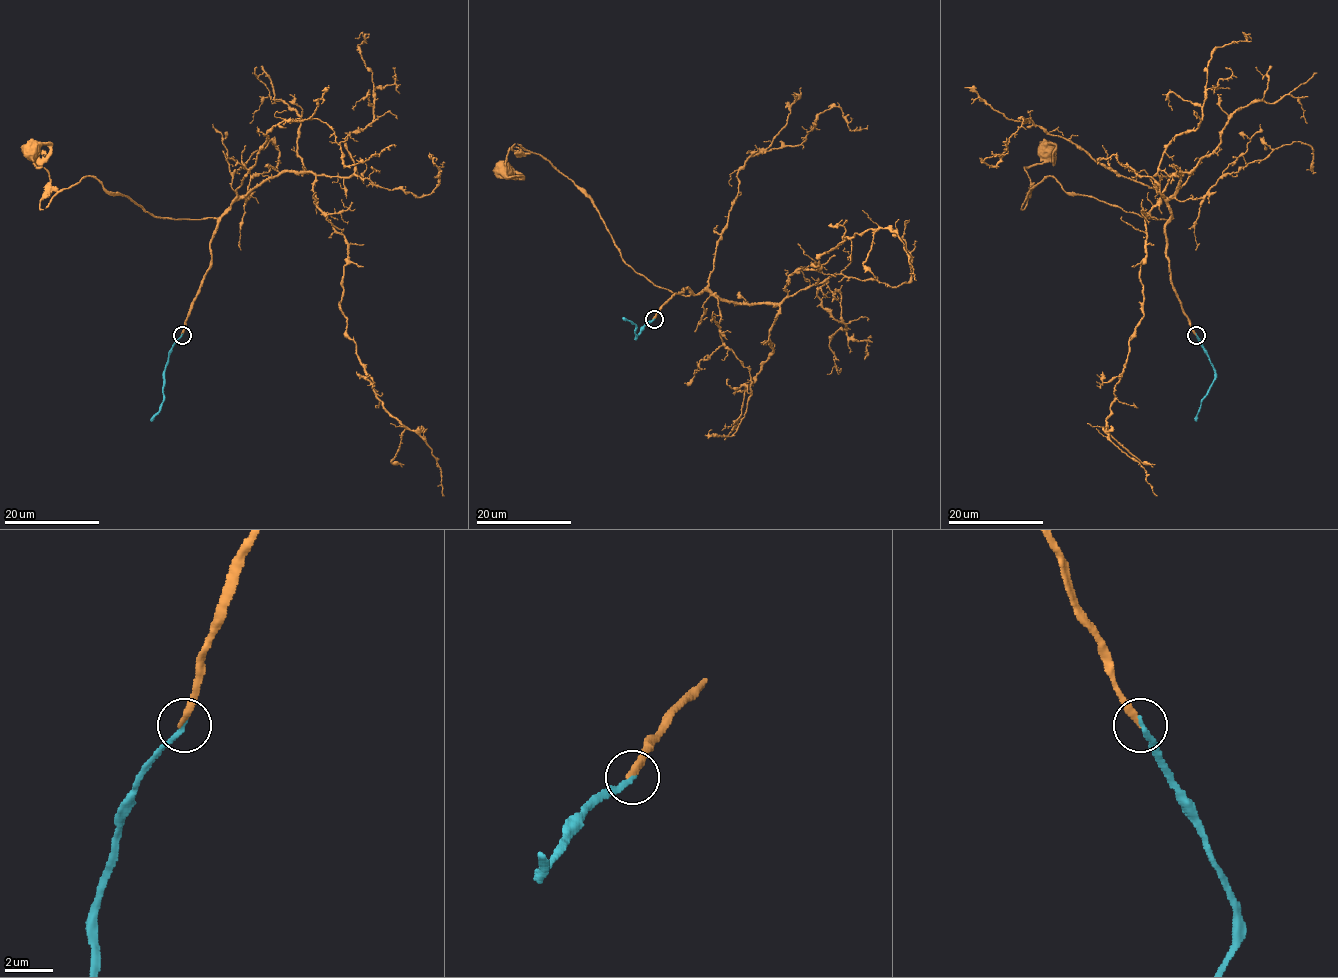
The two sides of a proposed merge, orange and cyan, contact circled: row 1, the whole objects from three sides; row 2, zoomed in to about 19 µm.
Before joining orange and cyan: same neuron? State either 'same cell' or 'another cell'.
same cell

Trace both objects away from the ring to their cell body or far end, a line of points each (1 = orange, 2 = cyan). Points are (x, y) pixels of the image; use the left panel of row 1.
1: (181, 335), (211, 259), (217, 219), (156, 217), (124, 195), (110, 195), (91, 176), (60, 190), (28, 150)
2: (181, 335), (172, 348), (165, 372), (160, 411), (150, 421)

